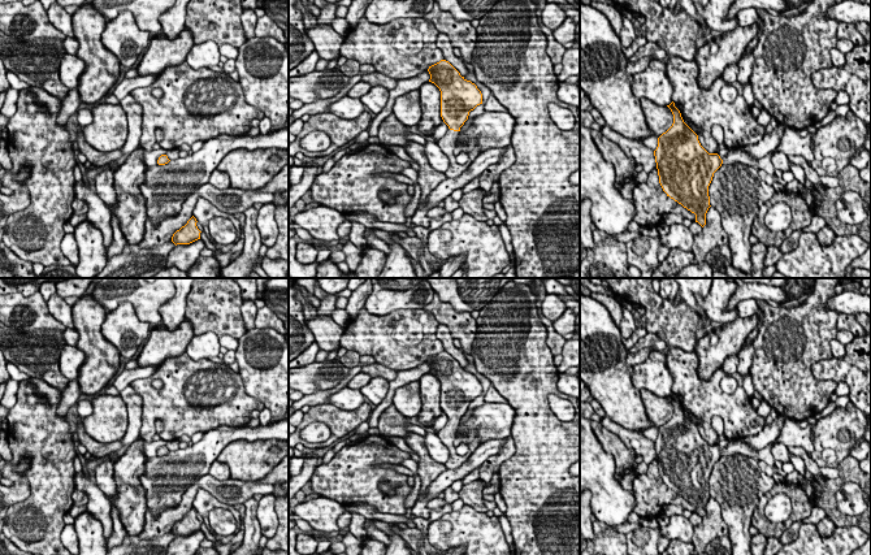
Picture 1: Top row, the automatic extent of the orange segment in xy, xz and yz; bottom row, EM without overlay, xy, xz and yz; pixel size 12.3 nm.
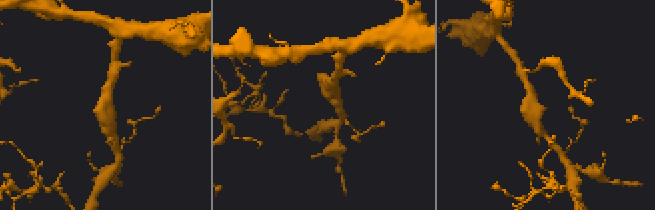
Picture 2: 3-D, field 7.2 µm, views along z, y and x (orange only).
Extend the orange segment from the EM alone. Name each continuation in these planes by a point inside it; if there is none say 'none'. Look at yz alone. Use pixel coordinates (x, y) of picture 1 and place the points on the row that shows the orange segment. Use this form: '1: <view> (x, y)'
1: yz (736, 155)

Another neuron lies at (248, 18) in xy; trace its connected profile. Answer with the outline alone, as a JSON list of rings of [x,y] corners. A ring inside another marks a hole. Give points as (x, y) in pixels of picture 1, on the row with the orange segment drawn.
[[[243,9],[242,16],[240,16],[243,31],[247,39],[255,36],[255,27],[256,27],[256,21],[257,17],[255,14],[255,10],[252,9]]]

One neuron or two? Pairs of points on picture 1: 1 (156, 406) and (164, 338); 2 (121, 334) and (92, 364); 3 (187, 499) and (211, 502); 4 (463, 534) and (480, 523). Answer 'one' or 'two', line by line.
1: two
2: two
3: two
4: one

